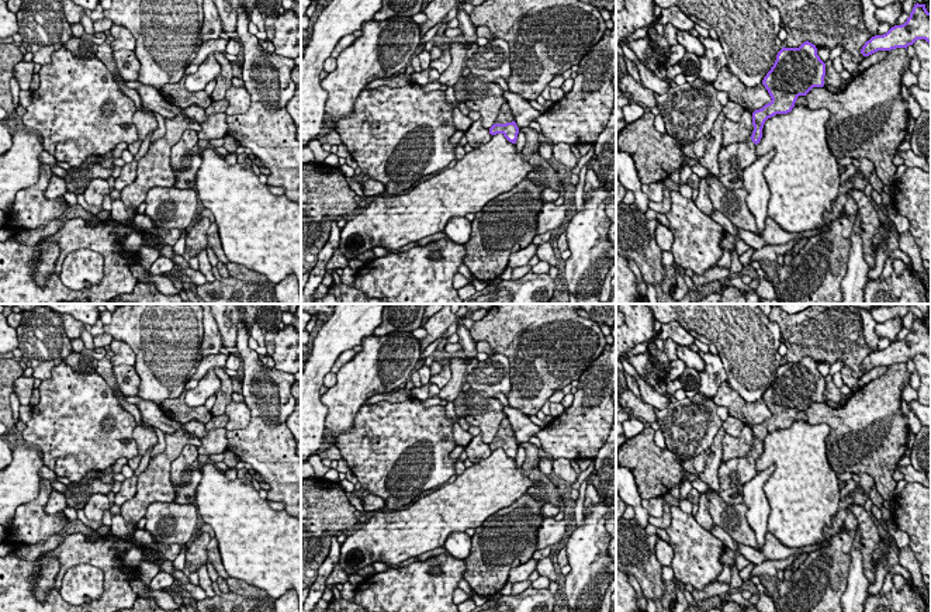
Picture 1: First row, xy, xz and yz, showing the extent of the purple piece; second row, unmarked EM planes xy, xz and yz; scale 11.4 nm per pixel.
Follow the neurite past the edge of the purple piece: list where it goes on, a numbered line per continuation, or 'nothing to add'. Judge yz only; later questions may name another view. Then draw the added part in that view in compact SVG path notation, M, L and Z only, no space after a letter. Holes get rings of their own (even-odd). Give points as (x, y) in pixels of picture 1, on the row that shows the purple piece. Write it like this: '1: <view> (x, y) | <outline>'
1: yz (733, 159) | M751 136L745 142L734 142L721 148L719 155L720 176L717 180L730 189L743 189L743 170L757 159L757 145Z

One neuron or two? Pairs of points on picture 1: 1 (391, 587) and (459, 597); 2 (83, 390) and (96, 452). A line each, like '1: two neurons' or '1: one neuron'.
1: two neurons
2: one neuron

